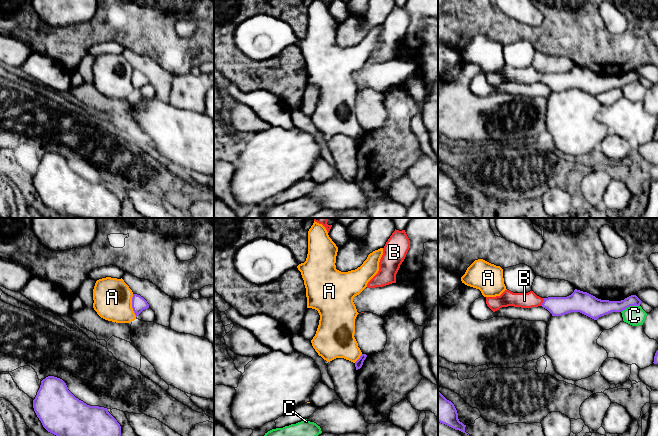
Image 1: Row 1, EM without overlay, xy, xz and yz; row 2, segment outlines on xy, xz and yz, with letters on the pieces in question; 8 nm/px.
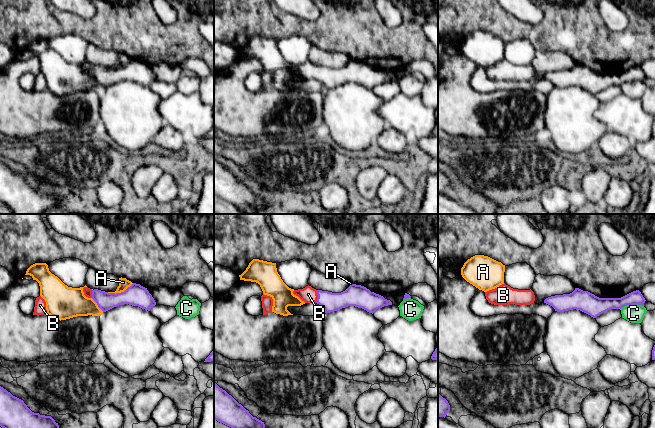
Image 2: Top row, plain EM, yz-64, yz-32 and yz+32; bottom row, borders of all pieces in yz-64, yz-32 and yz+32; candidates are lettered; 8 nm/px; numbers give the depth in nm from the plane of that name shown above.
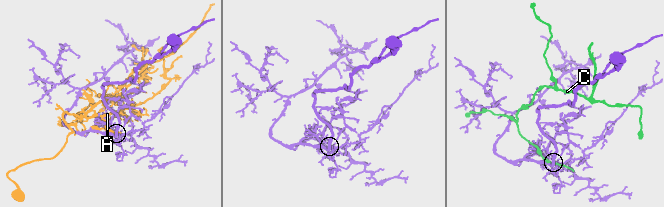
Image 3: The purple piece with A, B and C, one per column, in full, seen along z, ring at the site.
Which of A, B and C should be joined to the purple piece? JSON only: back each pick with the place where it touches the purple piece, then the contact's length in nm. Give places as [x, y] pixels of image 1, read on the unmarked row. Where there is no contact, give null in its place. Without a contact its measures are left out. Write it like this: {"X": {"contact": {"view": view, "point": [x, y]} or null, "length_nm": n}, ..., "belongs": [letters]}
{"B": {"contact": {"view": "yz", "point": [543, 78]}, "length_nm": 70}, "belongs": ["B"]}

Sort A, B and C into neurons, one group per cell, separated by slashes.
A / B / C

